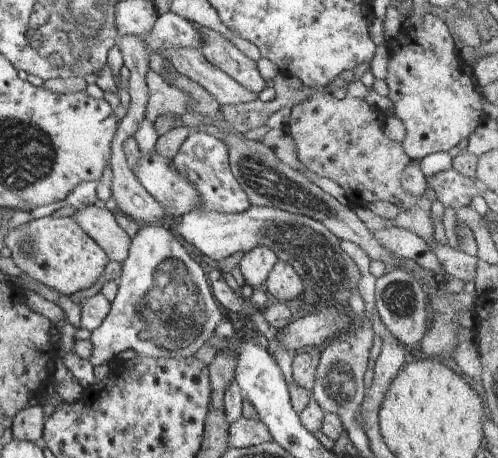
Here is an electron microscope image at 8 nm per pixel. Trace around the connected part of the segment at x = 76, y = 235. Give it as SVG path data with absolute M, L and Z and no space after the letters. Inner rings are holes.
M46 216L10 230L4 245L12 252L12 260L23 274L58 291L60 295L72 294L94 285L109 263L104 250L80 226L74 218Z

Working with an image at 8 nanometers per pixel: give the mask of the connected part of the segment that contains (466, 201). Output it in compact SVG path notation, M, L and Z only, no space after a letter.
M454 169L441 172L427 180L434 189L437 199L447 207L457 208L470 205L471 198L481 194L478 181L465 177Z

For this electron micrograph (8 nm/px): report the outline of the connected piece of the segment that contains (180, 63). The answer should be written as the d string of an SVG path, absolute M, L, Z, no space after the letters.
M168 48L162 56L170 60L176 72L198 82L221 106L234 106L252 102L259 94L249 92L234 78L215 68L194 48Z

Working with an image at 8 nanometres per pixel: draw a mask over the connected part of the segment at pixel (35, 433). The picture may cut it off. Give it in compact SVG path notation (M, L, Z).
M42 403L37 406L25 406L13 419L11 425L13 439L38 442L40 438L43 438L44 422Z

